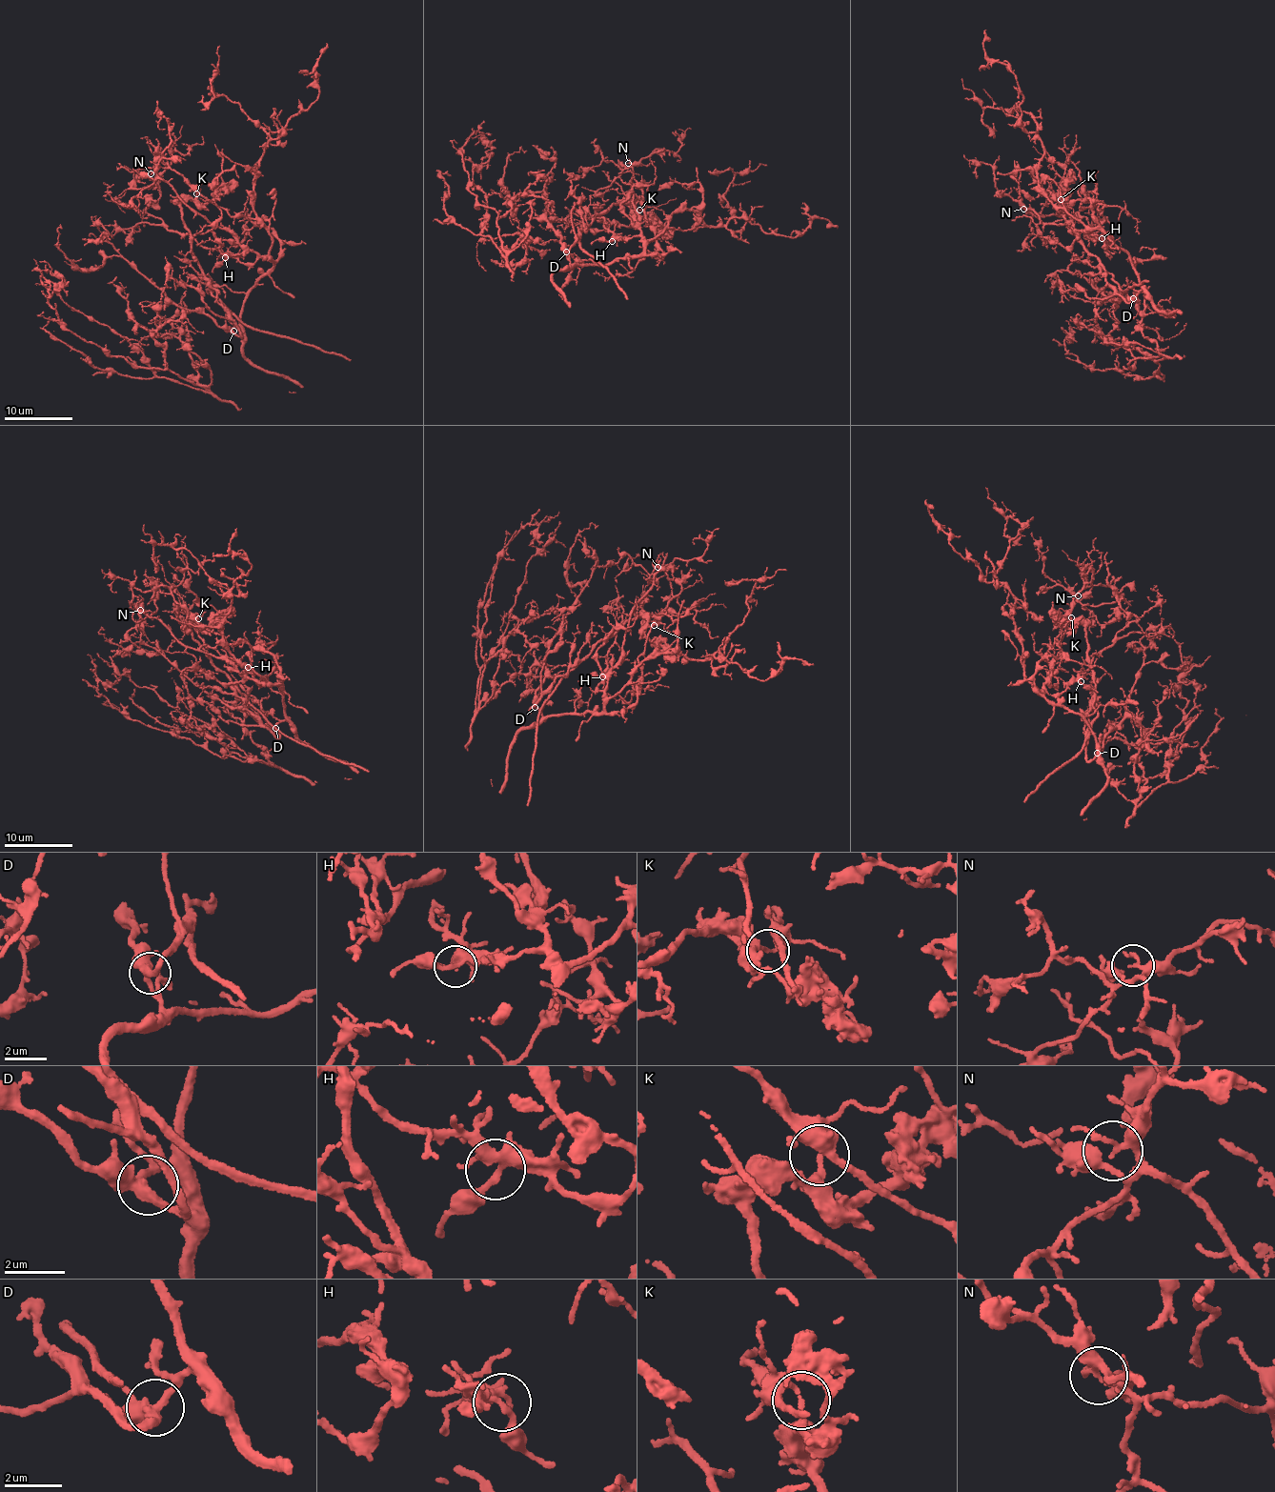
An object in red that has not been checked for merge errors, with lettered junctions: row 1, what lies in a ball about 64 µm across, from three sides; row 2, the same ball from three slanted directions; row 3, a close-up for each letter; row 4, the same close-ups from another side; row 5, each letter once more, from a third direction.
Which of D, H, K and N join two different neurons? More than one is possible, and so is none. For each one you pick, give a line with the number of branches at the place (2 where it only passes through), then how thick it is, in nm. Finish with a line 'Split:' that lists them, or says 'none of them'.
K: 2 | 240 nm
Split: K

